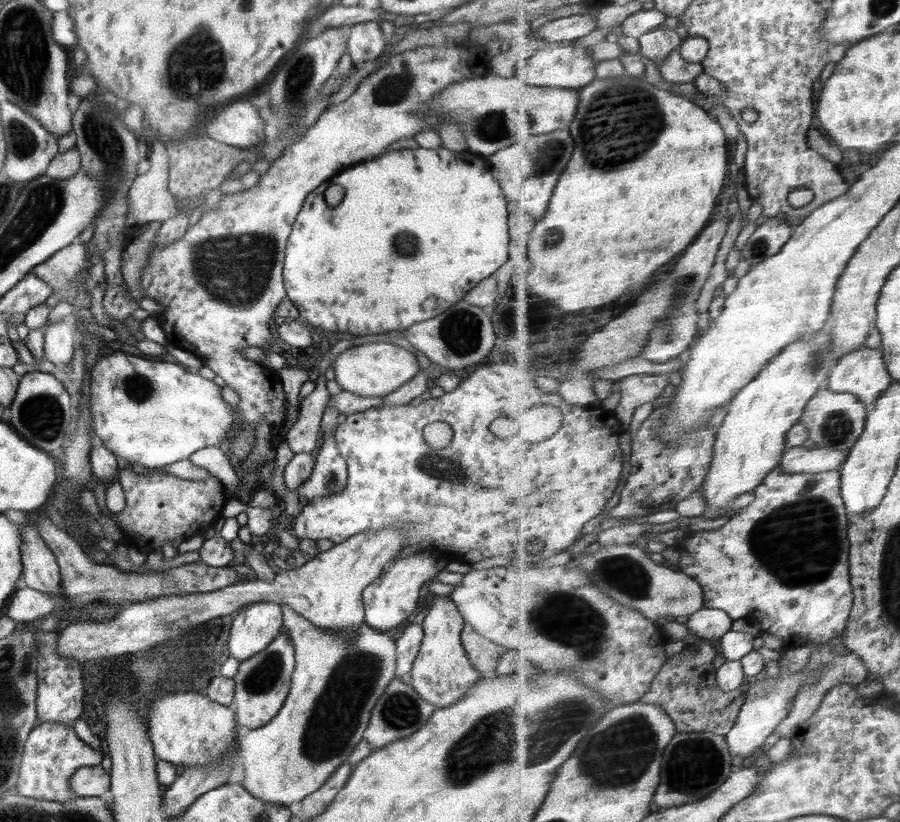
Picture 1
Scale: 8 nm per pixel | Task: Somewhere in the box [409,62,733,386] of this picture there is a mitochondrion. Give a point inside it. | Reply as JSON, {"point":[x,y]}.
{"point":[623,122]}

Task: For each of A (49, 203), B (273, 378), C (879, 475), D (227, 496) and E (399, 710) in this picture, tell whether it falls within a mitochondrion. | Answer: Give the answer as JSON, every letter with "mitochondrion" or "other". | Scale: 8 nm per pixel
{"A":"mitochondrion","B":"other","C":"other","D":"other","E":"mitochondrion"}

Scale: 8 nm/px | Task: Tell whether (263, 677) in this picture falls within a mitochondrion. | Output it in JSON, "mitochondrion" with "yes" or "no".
{"mitochondrion":"yes"}

